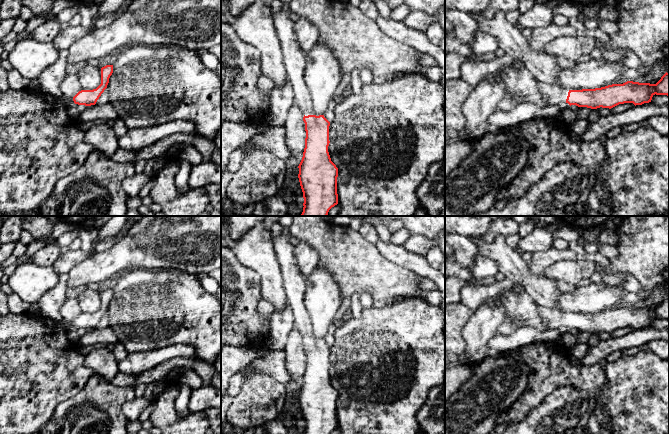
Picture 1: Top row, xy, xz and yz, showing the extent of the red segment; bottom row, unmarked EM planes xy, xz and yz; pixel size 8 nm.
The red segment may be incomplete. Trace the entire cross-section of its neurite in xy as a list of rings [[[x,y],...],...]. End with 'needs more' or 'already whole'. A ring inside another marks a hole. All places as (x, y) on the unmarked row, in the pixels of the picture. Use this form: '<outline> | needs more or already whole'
[[[106,289],[101,292],[101,308],[93,314],[81,314],[74,321],[73,325],[78,329],[95,329],[101,318],[107,312],[109,302],[113,297],[113,289]]] | already whole

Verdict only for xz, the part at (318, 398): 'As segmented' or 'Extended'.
Extended

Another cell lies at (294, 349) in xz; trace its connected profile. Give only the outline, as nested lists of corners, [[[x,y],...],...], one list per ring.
[[[293,327],[284,348],[286,354],[285,372],[290,375],[292,391],[299,390],[305,372],[306,355],[303,341],[301,333]]]

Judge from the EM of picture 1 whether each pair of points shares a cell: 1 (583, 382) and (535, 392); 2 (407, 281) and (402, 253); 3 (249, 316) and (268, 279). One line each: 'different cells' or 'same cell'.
1: same cell
2: different cells
3: different cells

